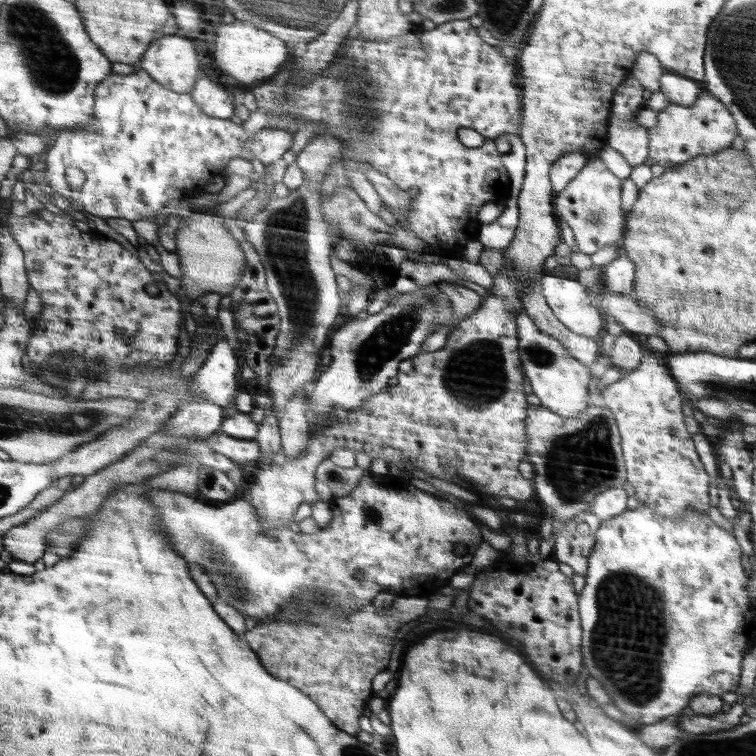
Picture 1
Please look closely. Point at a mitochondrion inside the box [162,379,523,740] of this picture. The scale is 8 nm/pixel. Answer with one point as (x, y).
(235, 584)

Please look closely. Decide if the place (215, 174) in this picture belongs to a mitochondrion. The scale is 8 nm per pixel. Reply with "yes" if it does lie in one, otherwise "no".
no

